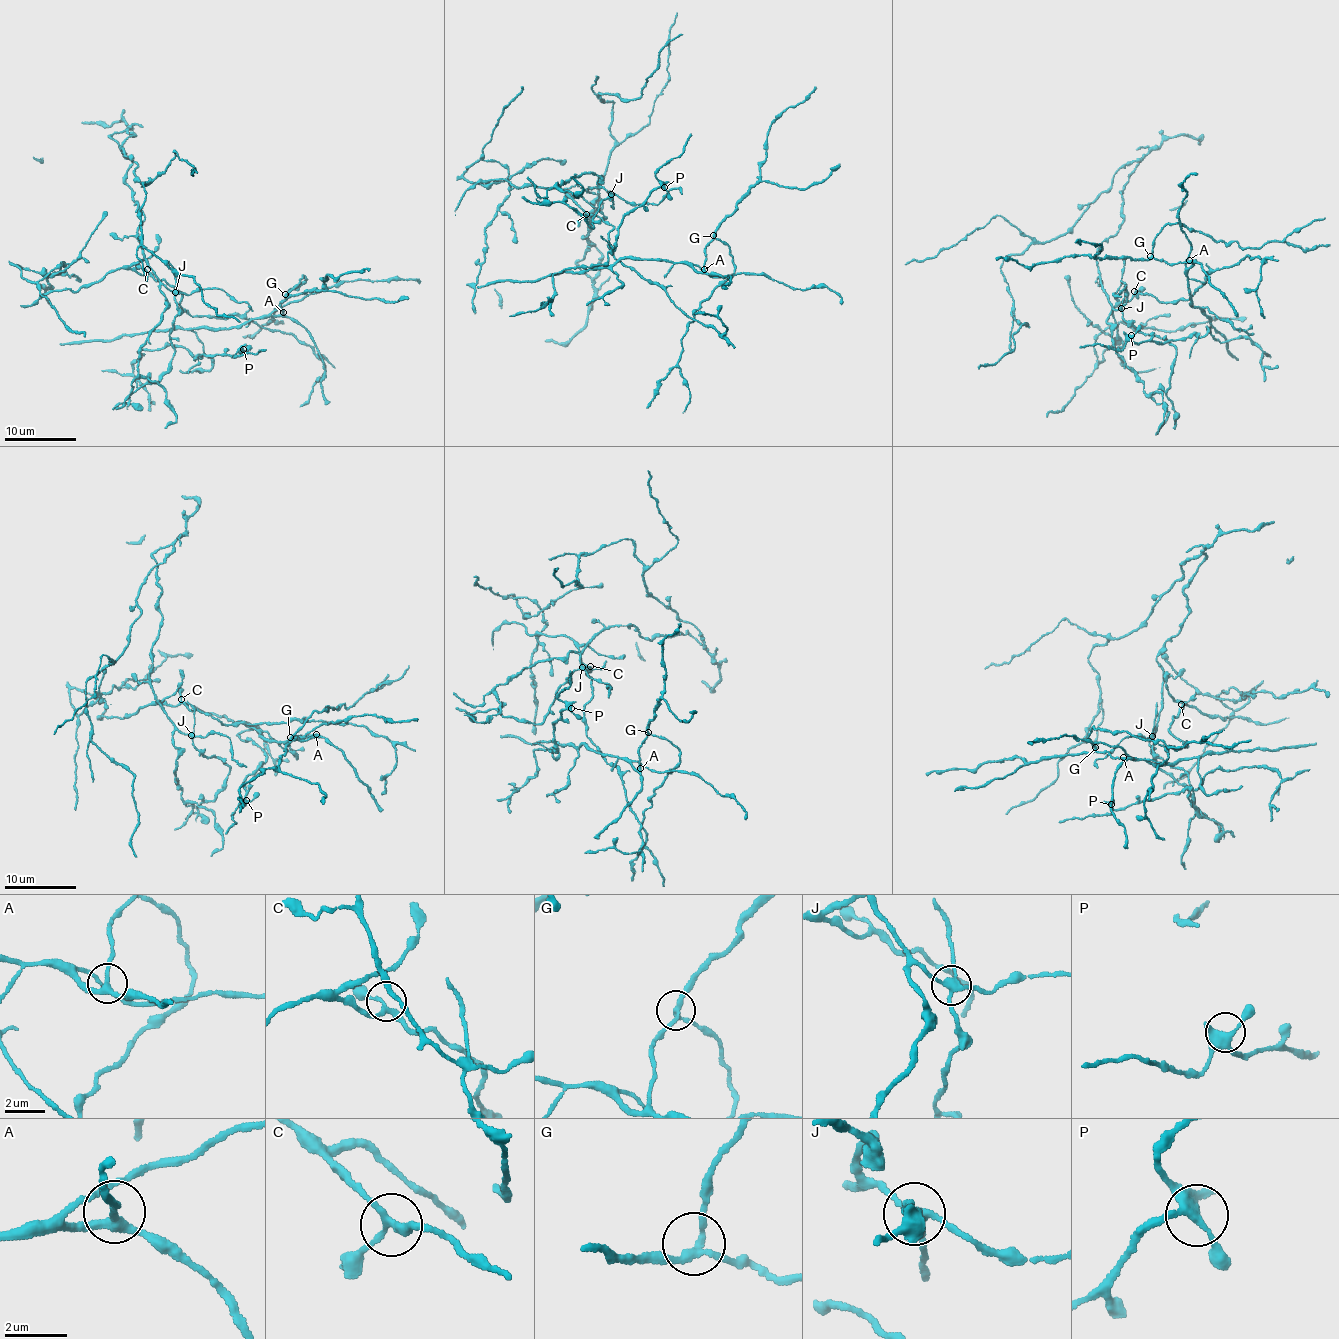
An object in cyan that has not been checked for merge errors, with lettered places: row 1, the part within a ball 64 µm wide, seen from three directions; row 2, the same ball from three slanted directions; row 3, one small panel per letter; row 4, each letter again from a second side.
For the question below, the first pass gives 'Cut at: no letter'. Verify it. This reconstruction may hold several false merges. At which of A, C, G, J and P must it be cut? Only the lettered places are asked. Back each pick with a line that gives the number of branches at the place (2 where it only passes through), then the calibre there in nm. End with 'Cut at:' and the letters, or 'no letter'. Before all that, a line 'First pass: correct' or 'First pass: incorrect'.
First pass: incorrect
J: branches 4; calibre 260 nm
Cut at: J

